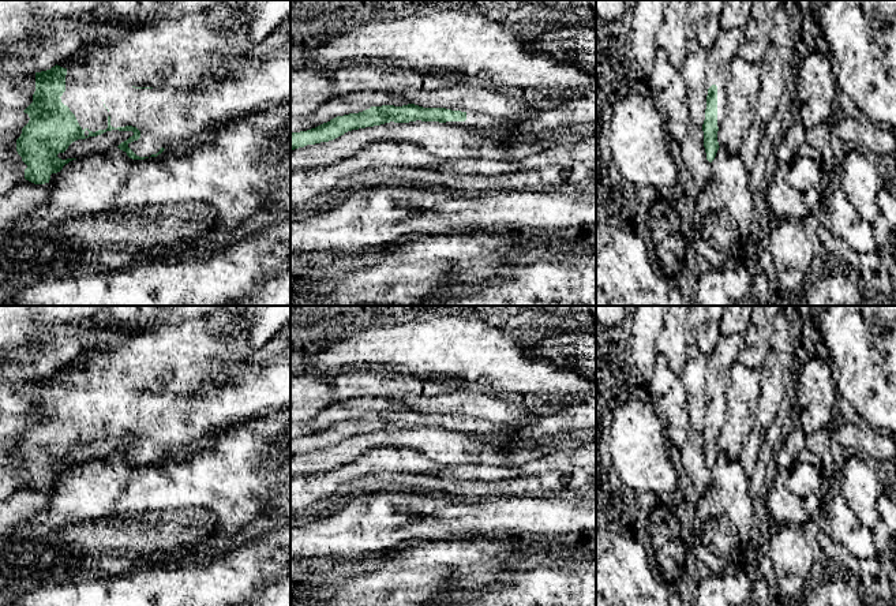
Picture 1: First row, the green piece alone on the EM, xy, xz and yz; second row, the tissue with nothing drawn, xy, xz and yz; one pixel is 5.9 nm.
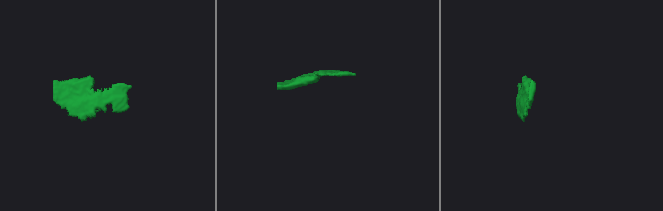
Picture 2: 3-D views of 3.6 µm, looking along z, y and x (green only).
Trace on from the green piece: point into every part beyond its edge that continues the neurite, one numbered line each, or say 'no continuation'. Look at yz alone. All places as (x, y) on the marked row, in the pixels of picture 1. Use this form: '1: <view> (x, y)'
1: yz (709, 81)

